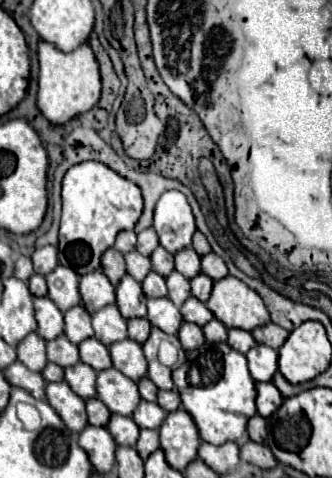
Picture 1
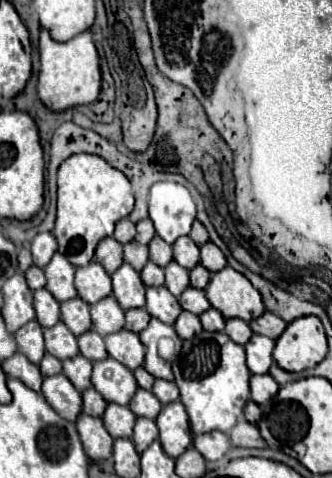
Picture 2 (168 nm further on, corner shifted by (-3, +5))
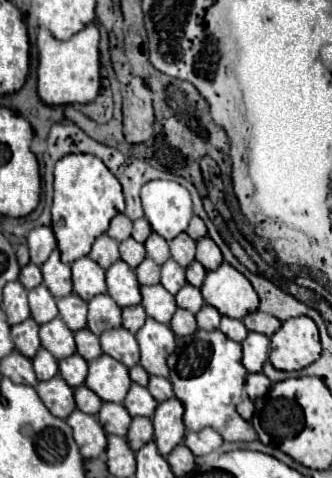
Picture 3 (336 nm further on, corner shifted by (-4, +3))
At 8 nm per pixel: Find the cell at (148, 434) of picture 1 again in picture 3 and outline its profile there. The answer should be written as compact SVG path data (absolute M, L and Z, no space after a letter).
M132 418L130 430L128 430L128 444L134 452L138 452L146 442L150 442L154 438L154 428L152 428L152 420L150 418Z

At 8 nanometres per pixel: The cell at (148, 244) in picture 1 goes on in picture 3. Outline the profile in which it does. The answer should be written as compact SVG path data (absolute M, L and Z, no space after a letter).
M140 218L134 222L134 230L132 230L132 238L136 242L146 242L146 238L150 236L152 228L150 228L150 222L146 218Z

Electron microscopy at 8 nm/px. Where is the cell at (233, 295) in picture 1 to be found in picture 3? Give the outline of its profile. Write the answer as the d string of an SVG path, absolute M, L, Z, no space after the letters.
M222 262L216 270L206 274L200 292L206 304L230 318L244 318L258 310L258 294L252 284L228 262Z

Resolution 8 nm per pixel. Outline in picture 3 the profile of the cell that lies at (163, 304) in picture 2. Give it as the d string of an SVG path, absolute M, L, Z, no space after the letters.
M162 284L140 286L140 294L142 294L142 306L150 318L162 324L168 324L172 320L178 306L174 296Z

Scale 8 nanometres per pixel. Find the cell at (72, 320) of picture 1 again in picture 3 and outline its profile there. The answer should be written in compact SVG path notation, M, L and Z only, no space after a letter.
M72 292L58 300L58 316L70 330L82 330L86 328L86 302Z

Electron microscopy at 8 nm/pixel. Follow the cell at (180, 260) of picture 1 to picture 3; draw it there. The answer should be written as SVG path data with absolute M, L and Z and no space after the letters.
M178 234L172 242L170 242L170 256L180 264L180 266L188 266L194 256L196 256L196 242L186 234Z

